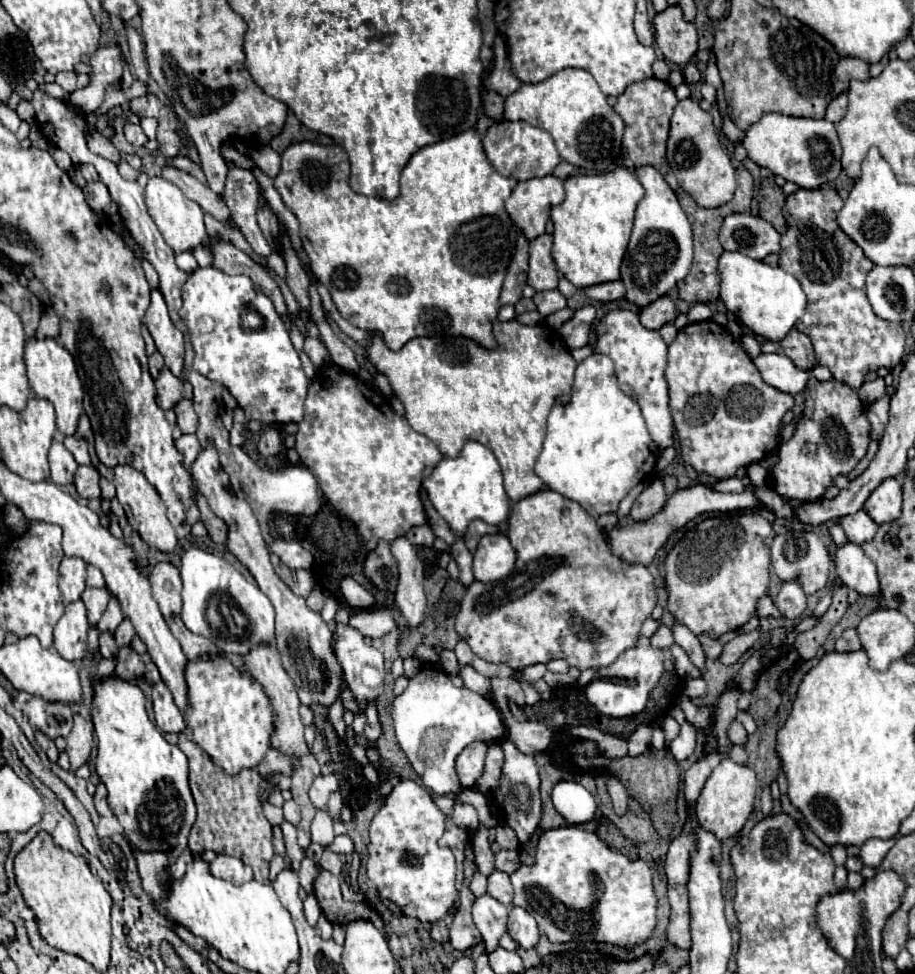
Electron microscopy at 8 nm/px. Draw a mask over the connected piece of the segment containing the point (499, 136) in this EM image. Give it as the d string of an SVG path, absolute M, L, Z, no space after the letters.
M524 121L494 123L492 127L488 127L486 135L482 137L482 145L484 145L486 157L492 163L492 167L506 177L514 177L516 181L546 177L560 163L560 155L554 147L554 139L544 129L532 127Z

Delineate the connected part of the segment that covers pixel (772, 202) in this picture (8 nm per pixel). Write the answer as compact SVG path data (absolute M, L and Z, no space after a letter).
M762 169L758 209L760 209L760 217L770 221L778 233L786 231L786 221L784 221L784 215L782 215L784 197L786 195L782 193L782 189L774 183L774 175L768 169Z

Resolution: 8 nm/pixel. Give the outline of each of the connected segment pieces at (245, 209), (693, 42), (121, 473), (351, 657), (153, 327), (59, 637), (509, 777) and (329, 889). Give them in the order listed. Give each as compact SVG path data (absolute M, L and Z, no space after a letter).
M232 167L226 177L224 199L232 211L232 221L238 225L242 235L252 245L254 253L260 257L268 257L272 253L270 245L262 237L262 231L256 223L258 211L258 183L250 169Z
M668 5L654 17L656 45L664 57L676 65L686 65L698 51L696 25L686 21L680 5Z
M118 465L118 467L114 467L114 477L112 477L112 469L100 467L100 471L104 471L106 477L116 485L118 501L126 509L128 521L130 521L132 529L140 533L142 541L148 543L150 547L158 549L158 551L172 553L174 547L176 547L176 543L178 543L178 539L176 539L174 527L170 525L170 521L166 517L166 507L162 505L162 497L158 497L158 491L154 489L154 485L150 485L146 481L146 477L140 471L136 471L134 467L130 467L130 465Z
M336 623L334 631L338 633L334 653L336 653L336 657L338 657L338 661L340 661L342 669L344 669L346 681L352 687L354 695L360 701L376 701L376 697L382 693L382 683L384 683L384 659L382 659L382 653L378 649L374 649L372 645L366 645L364 637L356 629L352 629L350 625Z
M152 291L152 303L144 315L144 325L148 327L156 349L162 353L164 365L176 377L180 377L184 369L184 339L182 333L172 325L160 291Z
M82 601L70 603L54 627L54 649L68 661L80 663L86 655L88 619Z
M512 741L502 743L506 761L502 767L502 779L498 789L492 793L492 801L496 805L496 815L502 823L512 827L518 835L520 845L528 843L538 829L538 821L542 819L542 801L540 801L540 769L534 757L526 757Z
M318 865L318 875L314 879L314 895L318 899L318 905L326 919L332 925L348 925L352 921L370 921L374 923L376 929L386 933L386 923L384 919L372 911L366 903L348 903L342 899L340 893L340 877L328 873Z

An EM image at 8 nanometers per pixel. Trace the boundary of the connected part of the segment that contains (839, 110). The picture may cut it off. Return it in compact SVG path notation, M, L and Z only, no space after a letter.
M840 93L834 101L830 101L830 105L826 109L826 119L832 123L838 123L846 115L846 107L848 107L848 95Z

